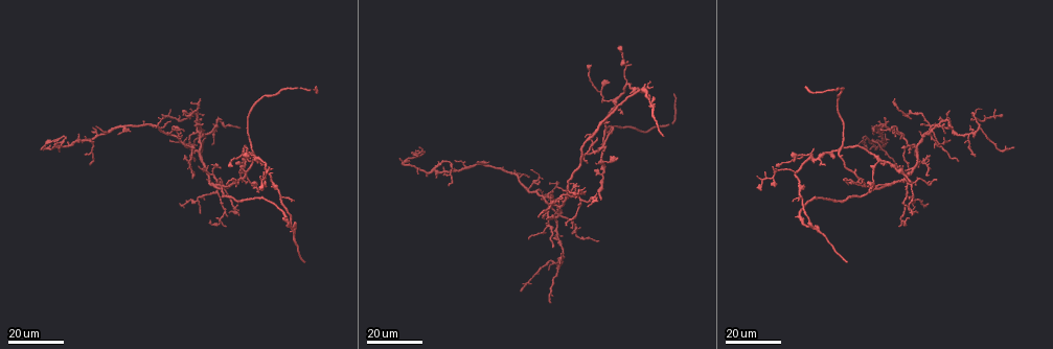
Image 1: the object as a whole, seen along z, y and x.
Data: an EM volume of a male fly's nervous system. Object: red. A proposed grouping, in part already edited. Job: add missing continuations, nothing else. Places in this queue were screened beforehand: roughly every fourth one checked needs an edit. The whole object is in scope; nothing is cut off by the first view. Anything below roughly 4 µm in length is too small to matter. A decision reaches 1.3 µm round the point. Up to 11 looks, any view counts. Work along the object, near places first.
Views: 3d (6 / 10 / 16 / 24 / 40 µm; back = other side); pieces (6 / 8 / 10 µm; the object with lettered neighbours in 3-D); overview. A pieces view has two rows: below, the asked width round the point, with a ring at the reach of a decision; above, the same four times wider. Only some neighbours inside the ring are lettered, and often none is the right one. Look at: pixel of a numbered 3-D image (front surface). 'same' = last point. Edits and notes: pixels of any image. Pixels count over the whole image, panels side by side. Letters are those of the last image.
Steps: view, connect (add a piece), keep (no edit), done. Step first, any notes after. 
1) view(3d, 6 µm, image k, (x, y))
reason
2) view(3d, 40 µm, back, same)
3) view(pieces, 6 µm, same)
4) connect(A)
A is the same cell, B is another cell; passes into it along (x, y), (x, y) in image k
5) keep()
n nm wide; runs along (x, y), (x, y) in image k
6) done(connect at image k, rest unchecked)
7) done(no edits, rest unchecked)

view(3d, 16 µm, image 1, (944, 123))
an open end

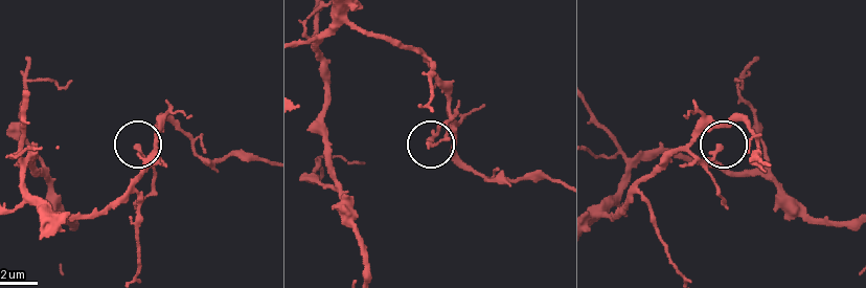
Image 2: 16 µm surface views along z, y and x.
view(pieces, 10 µm, image 2, (719, 148))

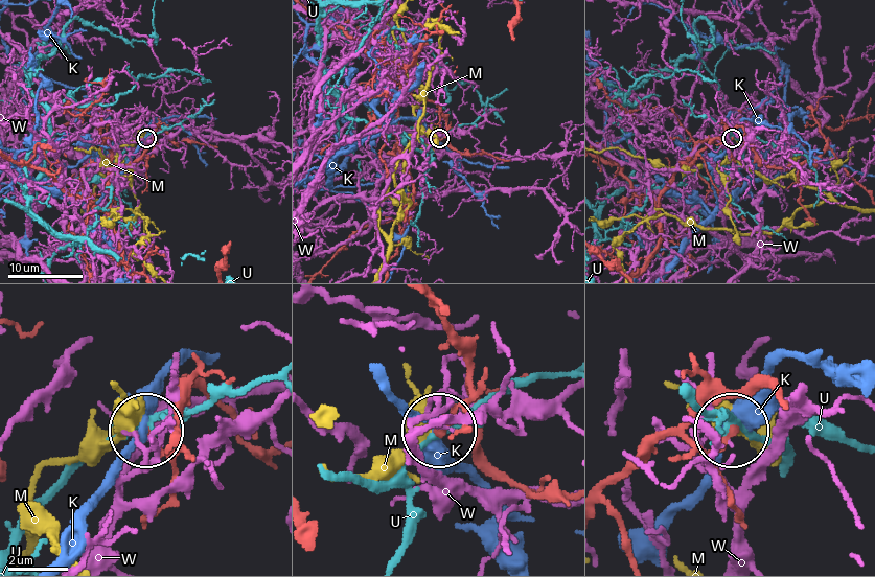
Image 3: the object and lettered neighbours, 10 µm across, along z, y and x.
keep()
K, M, U and W are other cells; runs along (602, 493), (670, 436), (707, 448), (727, 436) in image 3; none of them fits

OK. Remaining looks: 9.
view(3d, 16 µm, image 1, (908, 180))
free end

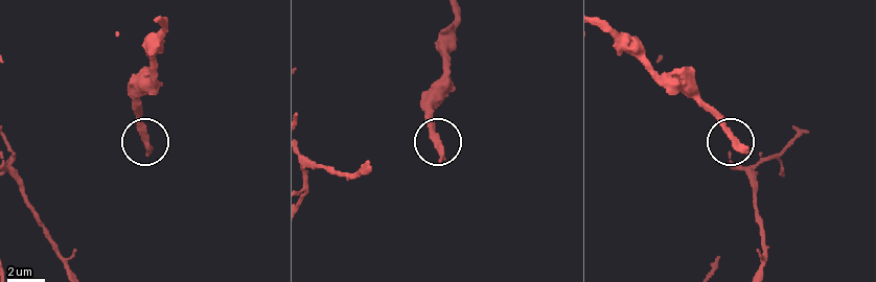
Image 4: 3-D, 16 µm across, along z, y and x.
view(3d, 6 µm, image 4, (747, 149))

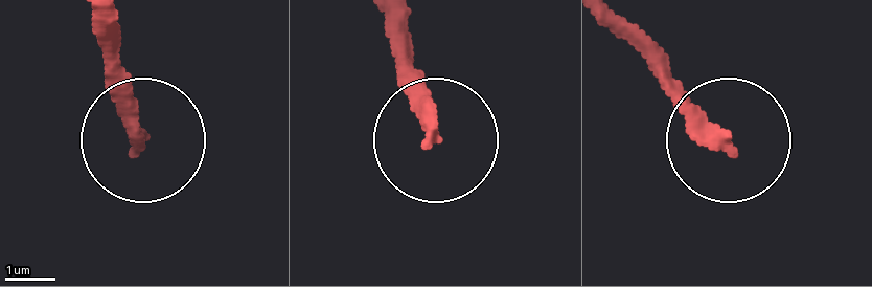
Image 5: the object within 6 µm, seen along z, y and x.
view(pieces, 6 µm, image 5, (136, 146))

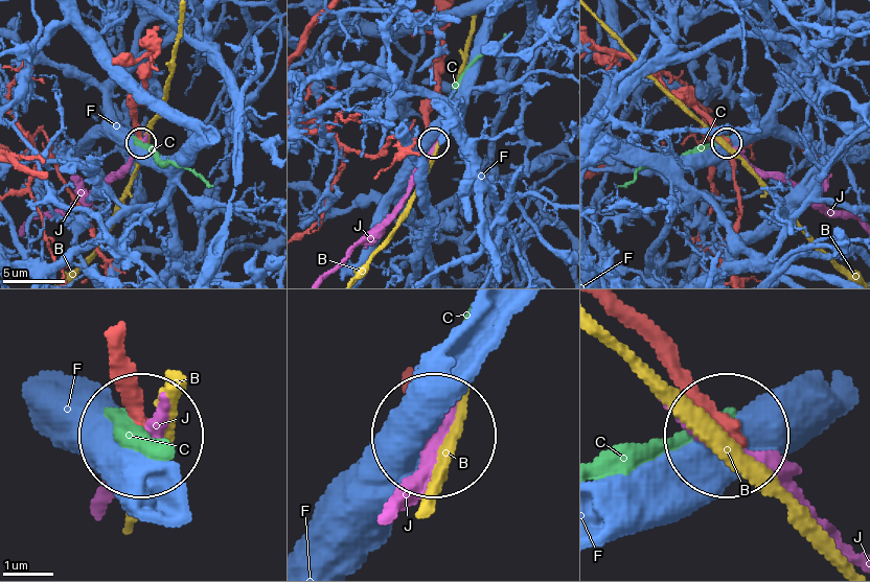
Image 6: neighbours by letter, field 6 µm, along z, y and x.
keep()
B, C, F and J are other cells; runs along (113, 368), (134, 425) in image 6; no lettered piece goes on from it

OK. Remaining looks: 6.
view(3d, 16 µm, image 1, (304, 263))
tapers out

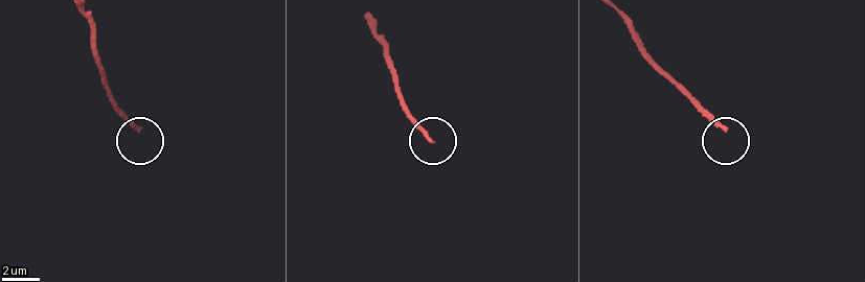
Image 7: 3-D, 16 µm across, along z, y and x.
view(pieces, 10 µm, image 7, (724, 130))

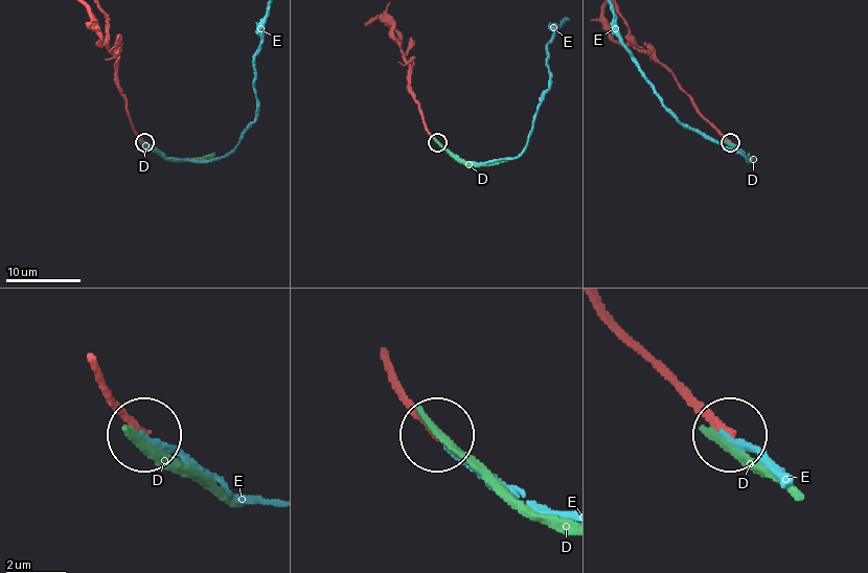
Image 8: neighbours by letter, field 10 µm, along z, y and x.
connect(E)
E is the same cell, D is another cell; the cell continues

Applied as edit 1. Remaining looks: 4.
view(3d, 24 µm, image 1, (806, 88))
an open end

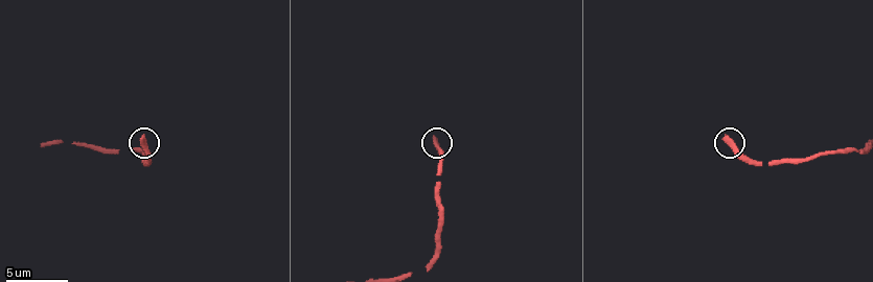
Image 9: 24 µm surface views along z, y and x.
view(pieces, 8 µm, image 9, (143, 140))

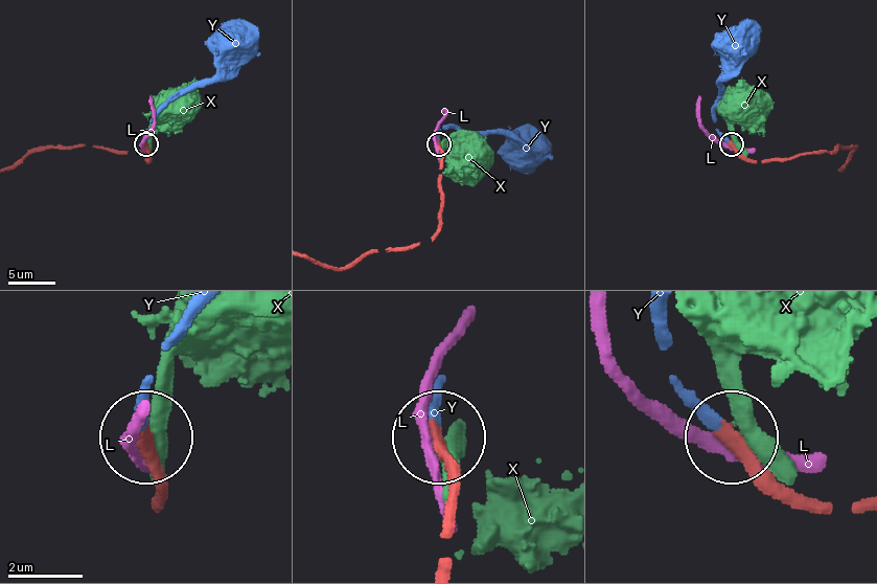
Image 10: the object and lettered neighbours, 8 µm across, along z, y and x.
connect(Y)
Y is the same cell, L and X are other cells; passes into it along (442, 530), (452, 468), (433, 427), (442, 377) in image 10; it goes on there

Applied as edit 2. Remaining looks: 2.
view(3d, 24 µm, image 1, (975, 155))
branch stops here

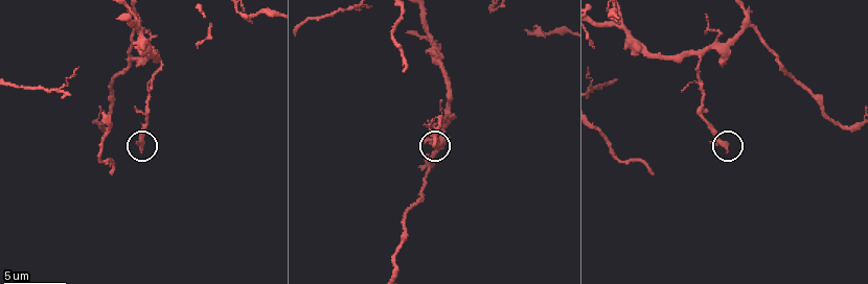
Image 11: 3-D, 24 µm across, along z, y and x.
view(pieces, 6 µm, image 11, (140, 148))

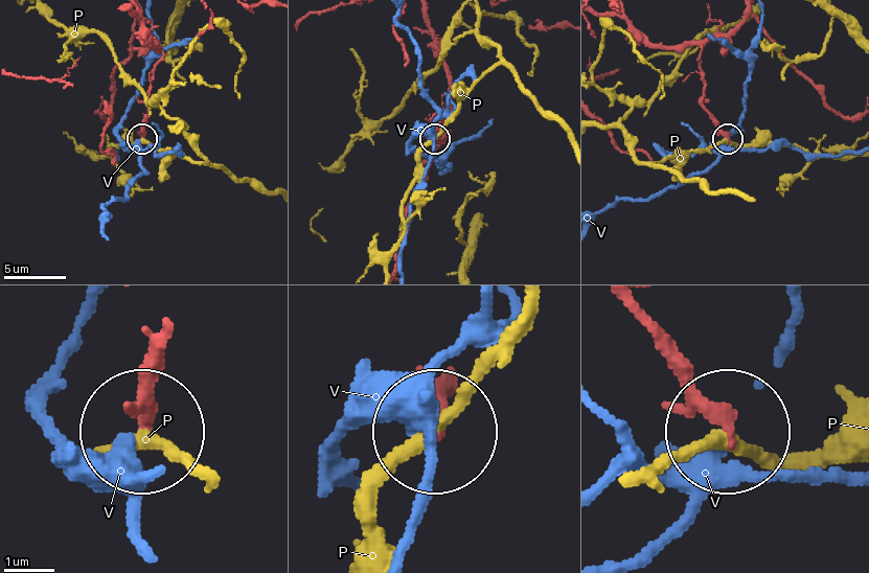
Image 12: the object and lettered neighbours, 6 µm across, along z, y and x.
keep()
P and V are other cells; runs along (161, 358), (140, 428) in image 12; none of them fits

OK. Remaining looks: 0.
done(connect at image 8, connect at image 10, rest unchecked)

